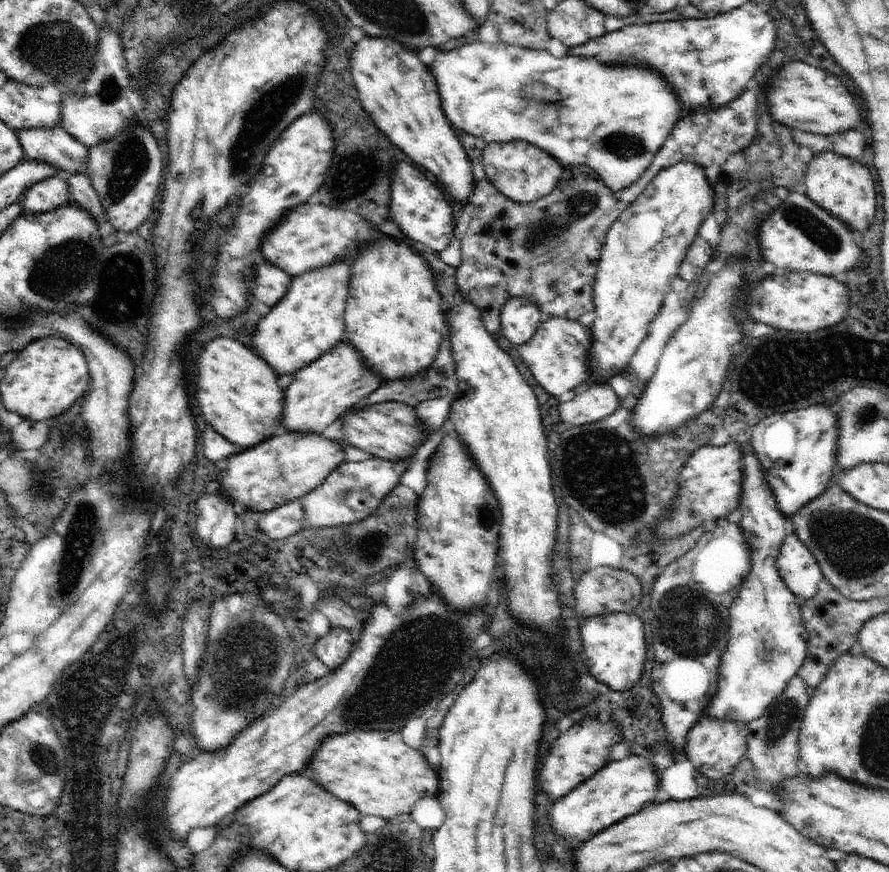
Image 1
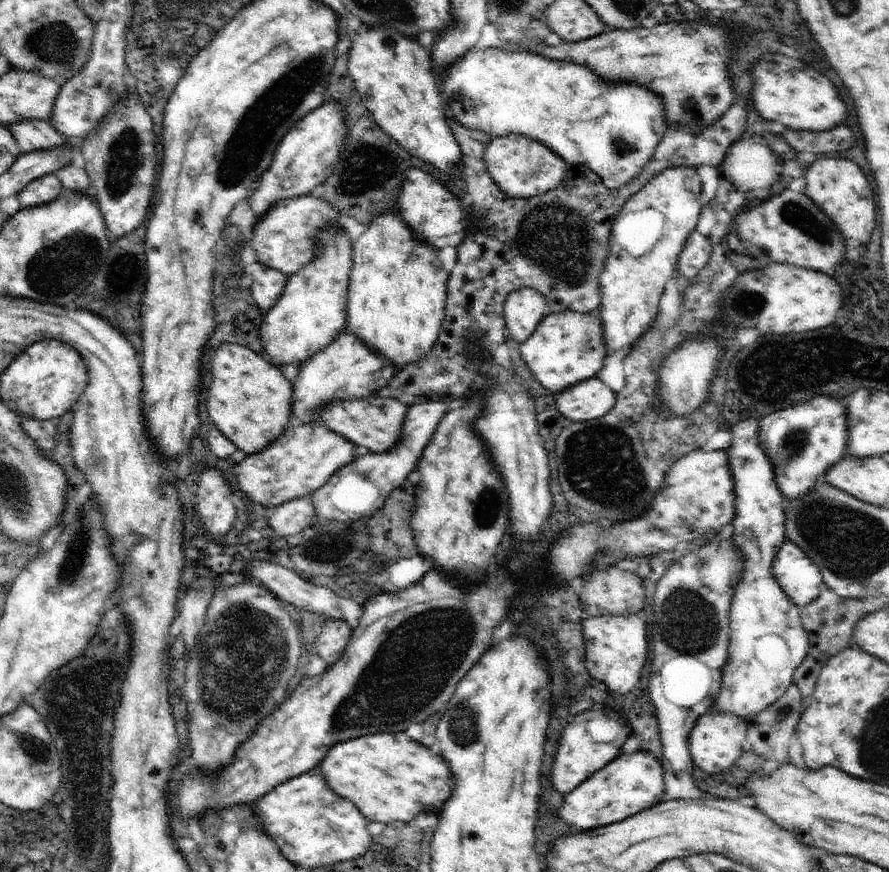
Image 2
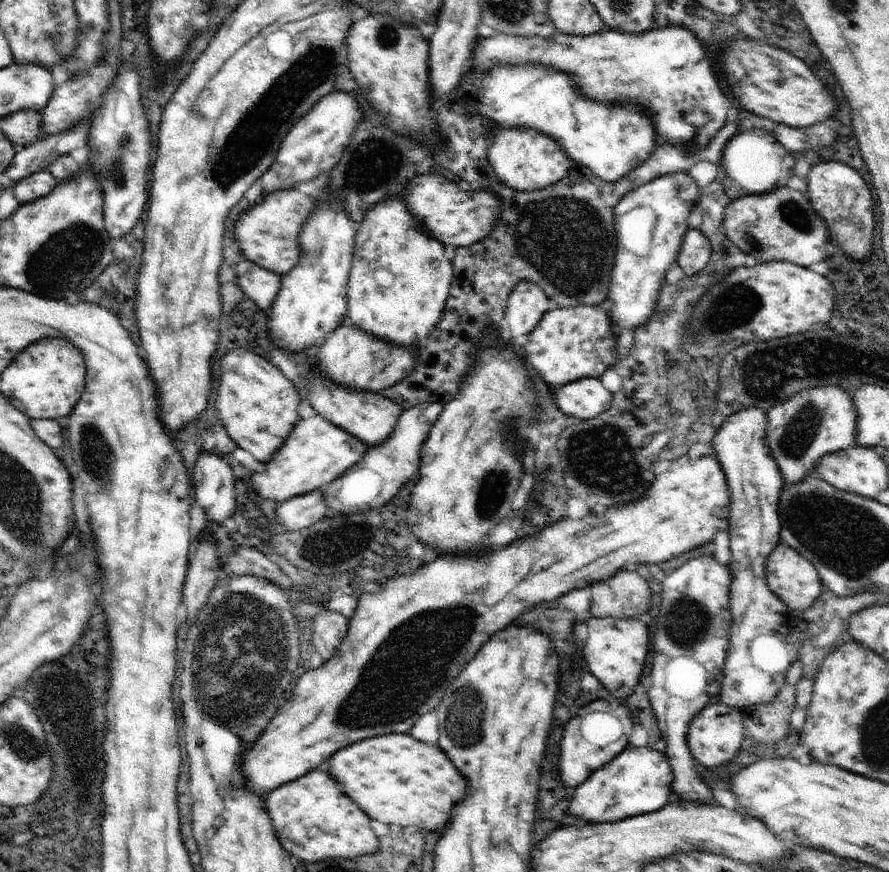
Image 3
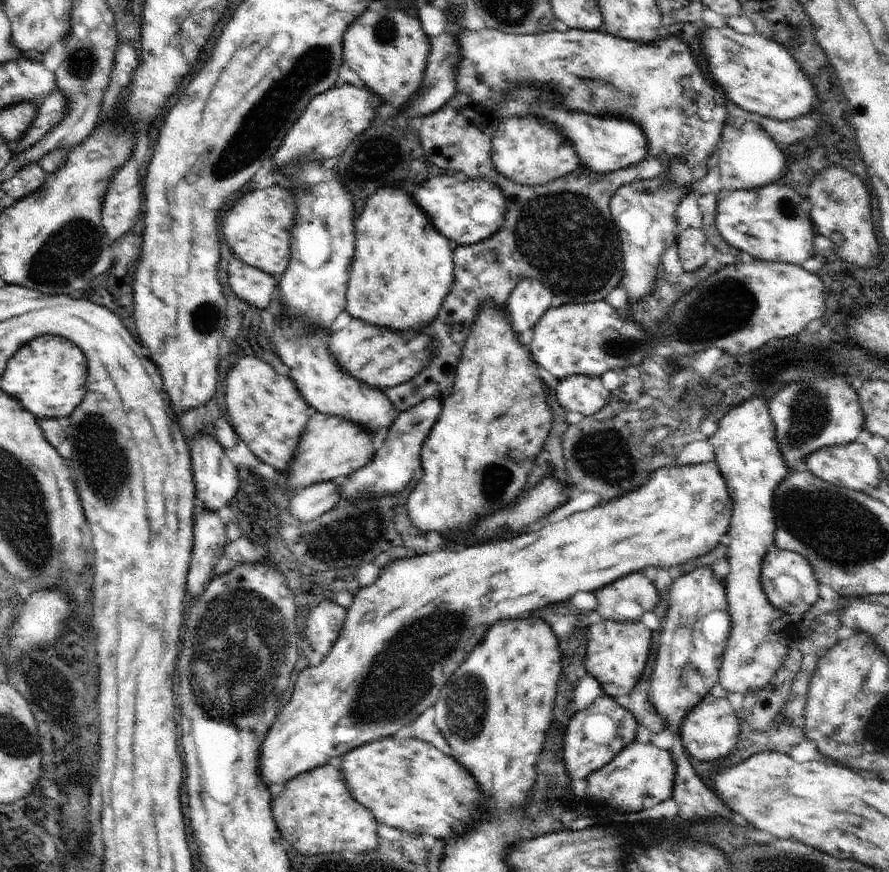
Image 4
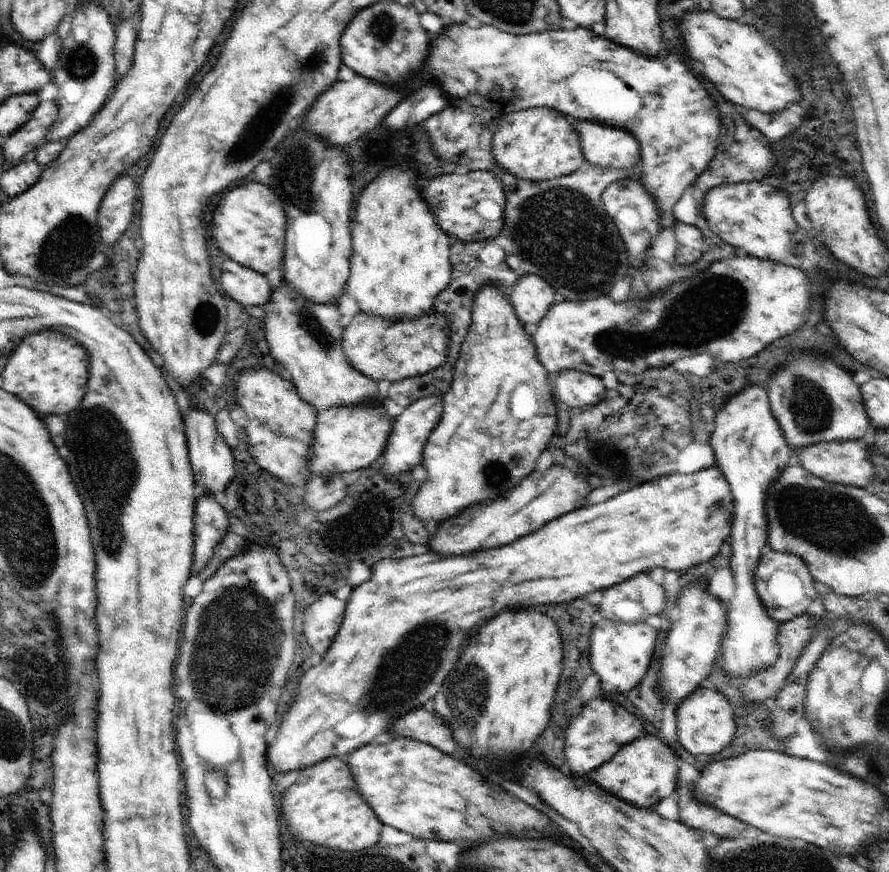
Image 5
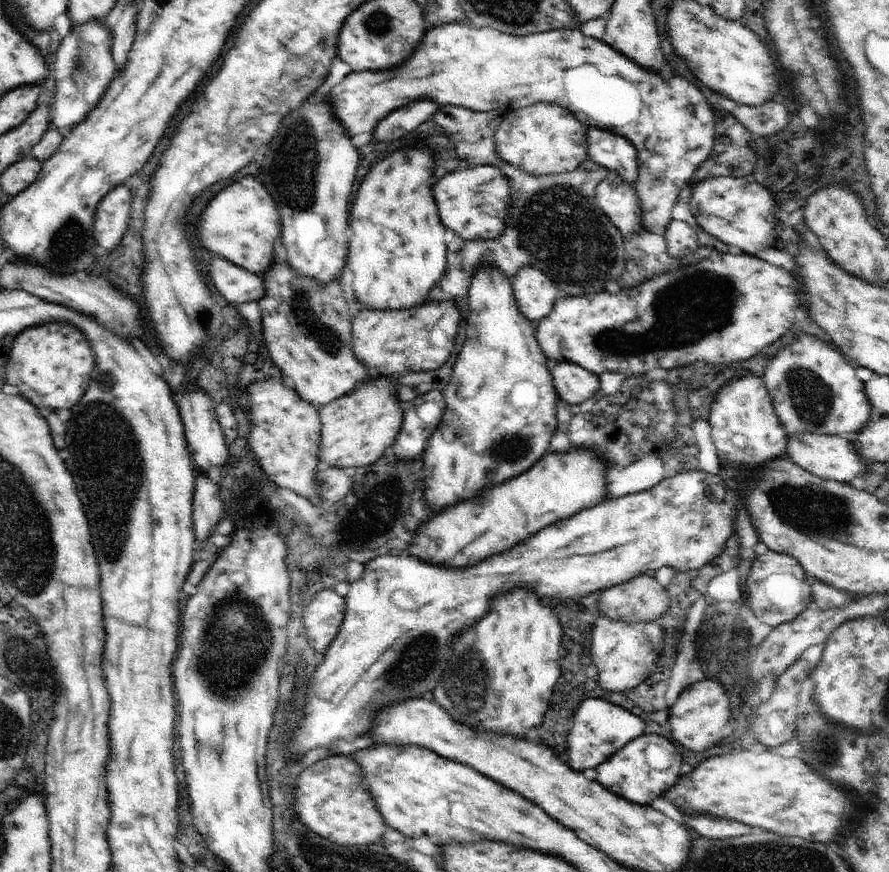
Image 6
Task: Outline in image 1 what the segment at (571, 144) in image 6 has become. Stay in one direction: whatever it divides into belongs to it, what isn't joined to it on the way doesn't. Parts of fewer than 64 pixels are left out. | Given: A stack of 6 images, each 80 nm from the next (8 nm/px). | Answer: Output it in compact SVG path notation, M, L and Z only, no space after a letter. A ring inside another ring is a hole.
M521 140L487 144L481 156L481 163L486 178L504 196L519 203L536 202L539 198L550 194L560 182L565 169L561 162L544 149Z

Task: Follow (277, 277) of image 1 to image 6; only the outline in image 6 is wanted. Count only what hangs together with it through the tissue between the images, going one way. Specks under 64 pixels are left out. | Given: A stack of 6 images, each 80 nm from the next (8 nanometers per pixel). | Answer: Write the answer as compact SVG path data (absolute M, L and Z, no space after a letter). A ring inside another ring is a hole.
M212 258L208 268L214 288L235 306L251 300L259 301L266 293L262 275L251 273L229 260Z

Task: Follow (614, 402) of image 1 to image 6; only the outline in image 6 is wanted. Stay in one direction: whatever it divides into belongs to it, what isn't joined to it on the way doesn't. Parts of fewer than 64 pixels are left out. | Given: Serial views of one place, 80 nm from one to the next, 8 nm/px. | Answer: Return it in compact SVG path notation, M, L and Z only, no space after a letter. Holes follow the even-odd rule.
M573 362L554 363L551 370L559 398L568 404L587 406L596 396L599 376Z

